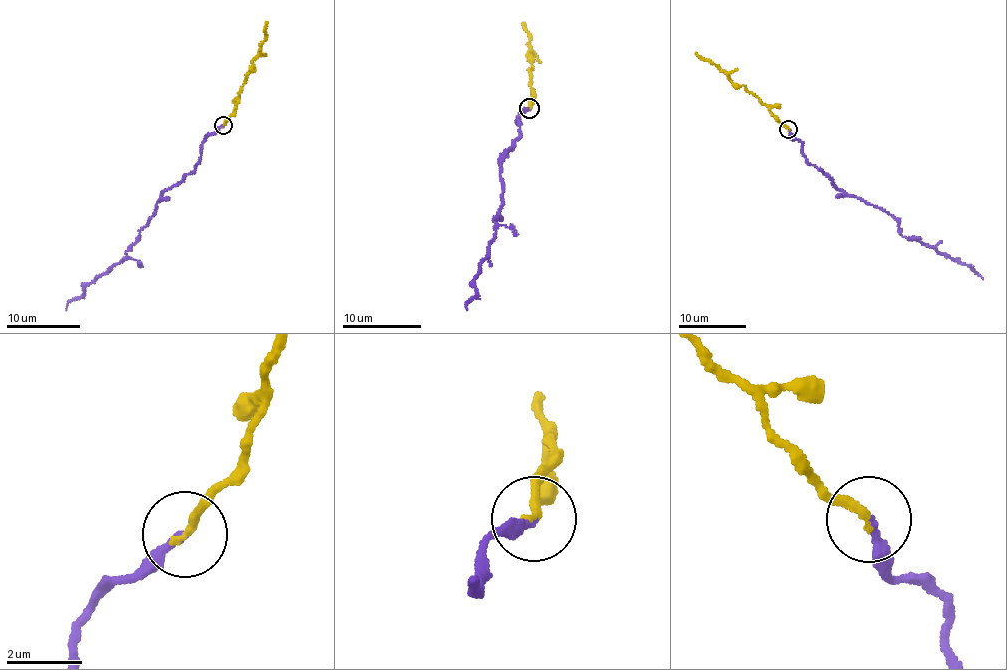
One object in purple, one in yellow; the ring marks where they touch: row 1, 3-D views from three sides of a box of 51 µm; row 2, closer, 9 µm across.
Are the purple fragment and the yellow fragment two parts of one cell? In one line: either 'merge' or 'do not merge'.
merge

